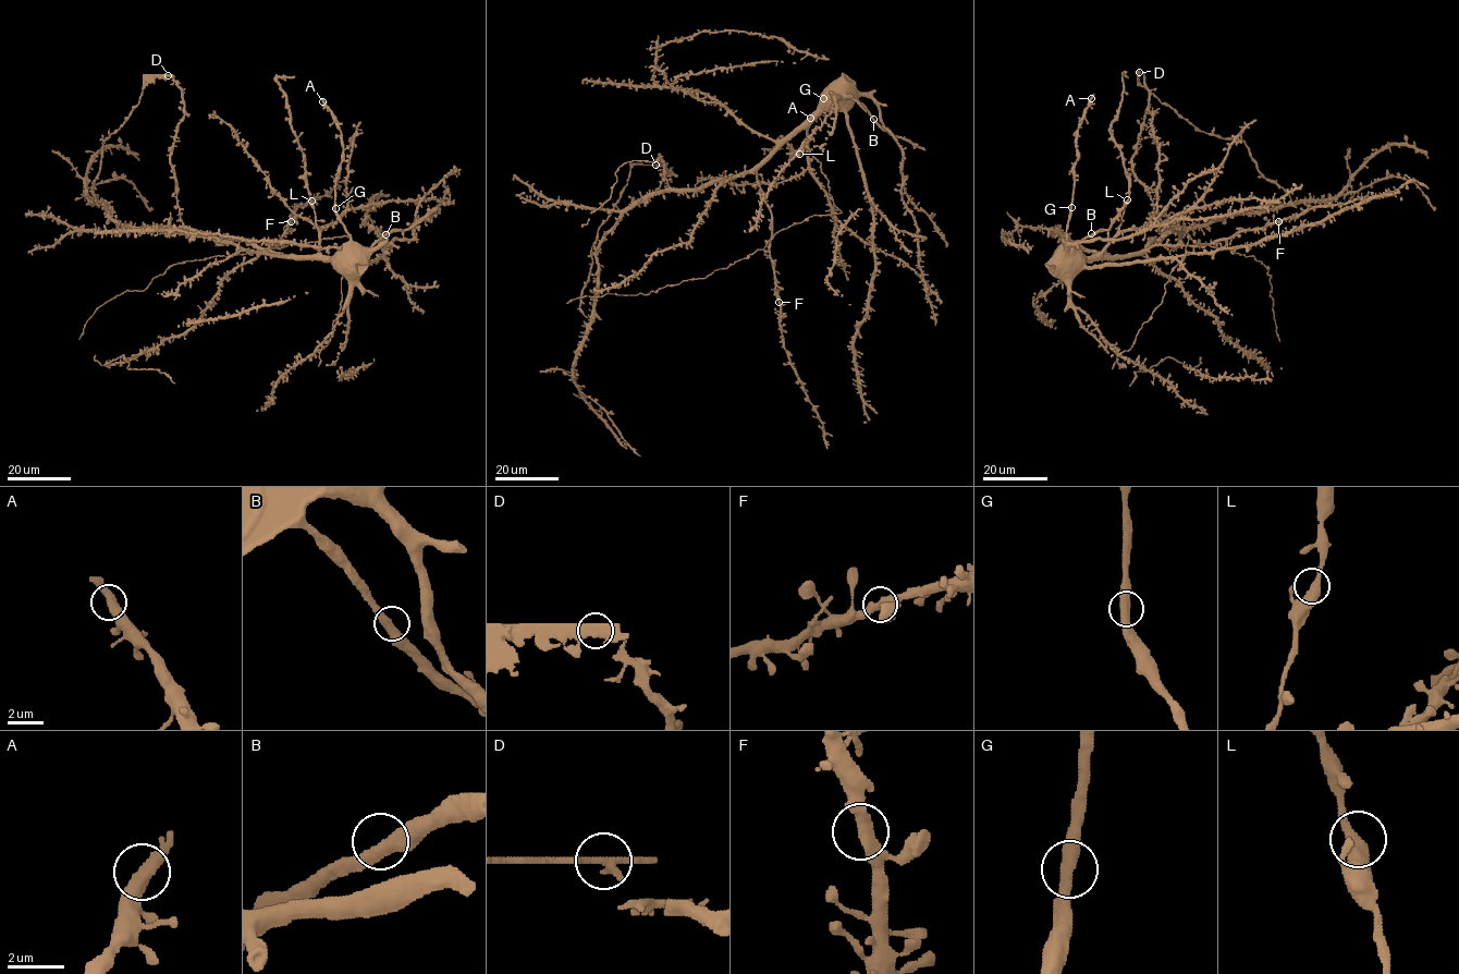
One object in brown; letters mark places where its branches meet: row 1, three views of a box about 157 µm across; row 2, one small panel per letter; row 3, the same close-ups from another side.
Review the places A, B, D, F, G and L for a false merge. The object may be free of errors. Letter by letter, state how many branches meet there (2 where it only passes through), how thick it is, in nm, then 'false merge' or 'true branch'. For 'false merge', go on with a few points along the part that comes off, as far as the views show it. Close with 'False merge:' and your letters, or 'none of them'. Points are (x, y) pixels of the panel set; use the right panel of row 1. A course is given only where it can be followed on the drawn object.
A: branches 2; calibre 480 nm; true branch
B: branches 2; calibre 480 nm; true branch
D: branches 2; calibre 480 nm; false merge; course (1139, 72), (1142, 85), (1201, 131), (1223, 138), (1241, 139), (1258, 170), (1283, 189), (1294, 206)
F: branches 2; calibre 480 nm; true branch
G: branches 2; calibre 440 nm; true branch
L: branches 2; calibre 480 nm; true branch
False merge: D

